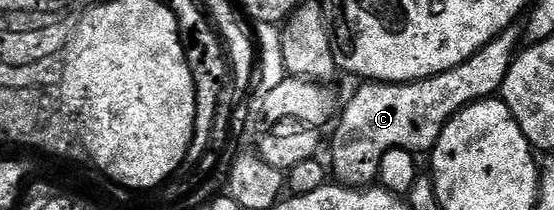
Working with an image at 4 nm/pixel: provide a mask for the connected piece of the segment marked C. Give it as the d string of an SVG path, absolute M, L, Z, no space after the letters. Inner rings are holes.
M519 30L504 31L485 47L475 51L469 59L462 61L462 65L415 83L361 82L352 100L345 107L343 104L335 124L331 178L345 187L367 189L379 180L382 157L386 157L386 153L399 147L413 153L431 152L442 129L463 107L480 99L491 99L499 92L518 54L520 39L522 43Z

